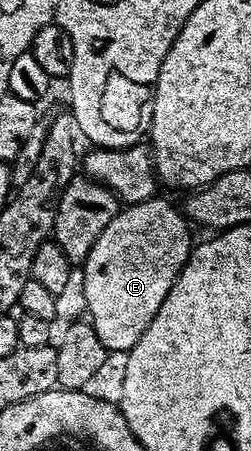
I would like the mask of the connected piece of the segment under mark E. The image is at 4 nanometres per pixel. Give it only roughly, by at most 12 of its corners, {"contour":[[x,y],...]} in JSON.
{"contour":[[161,197],[119,210],[80,272],[107,352],[129,353],[190,256]]}

